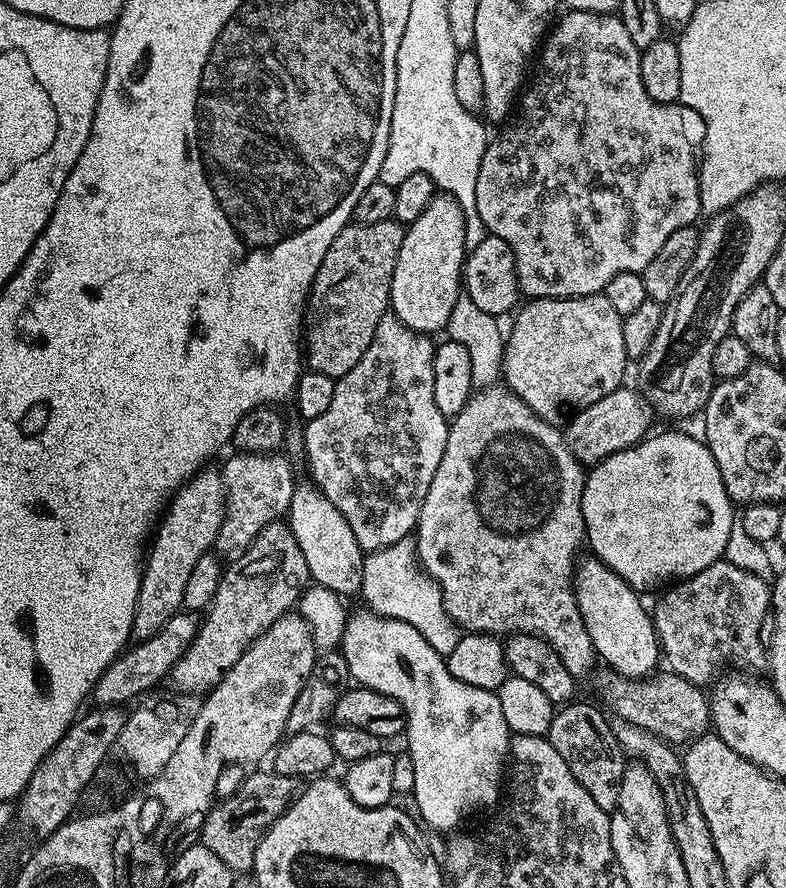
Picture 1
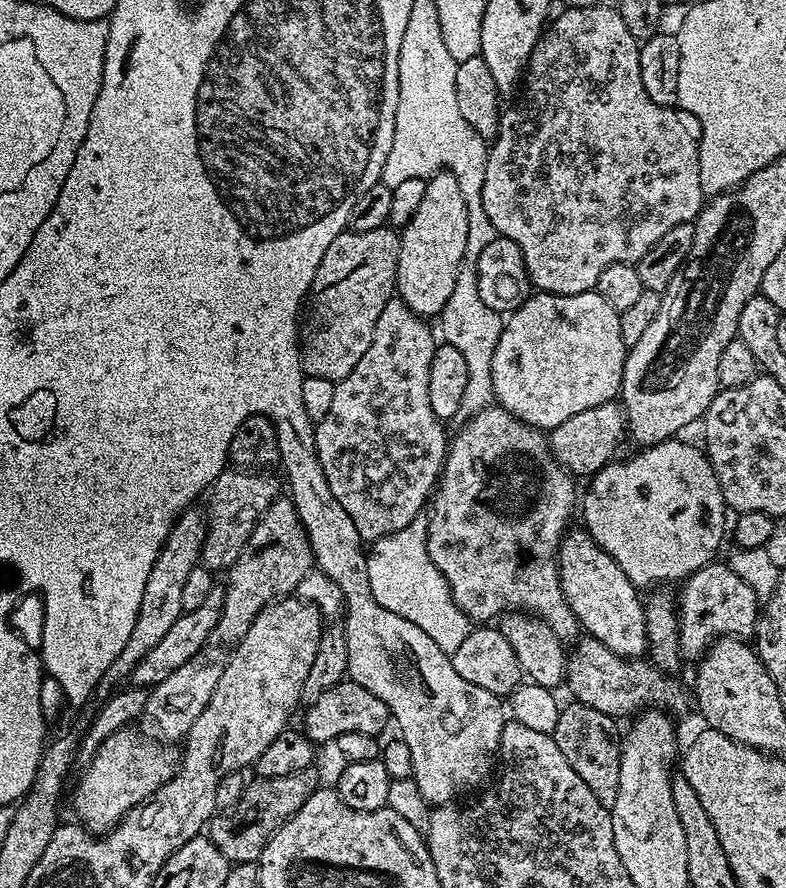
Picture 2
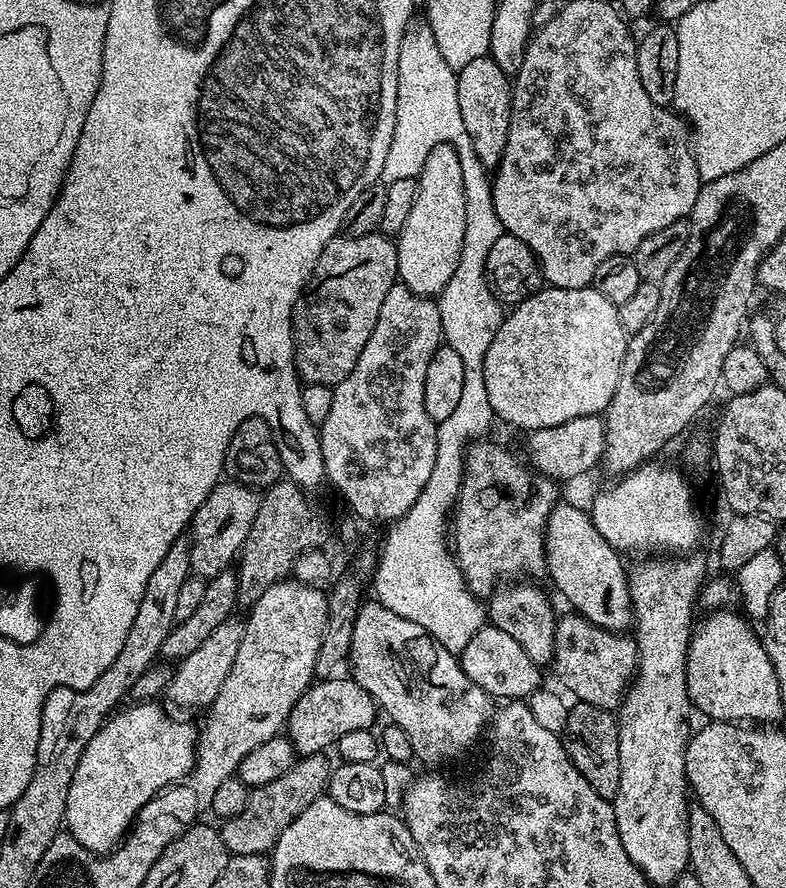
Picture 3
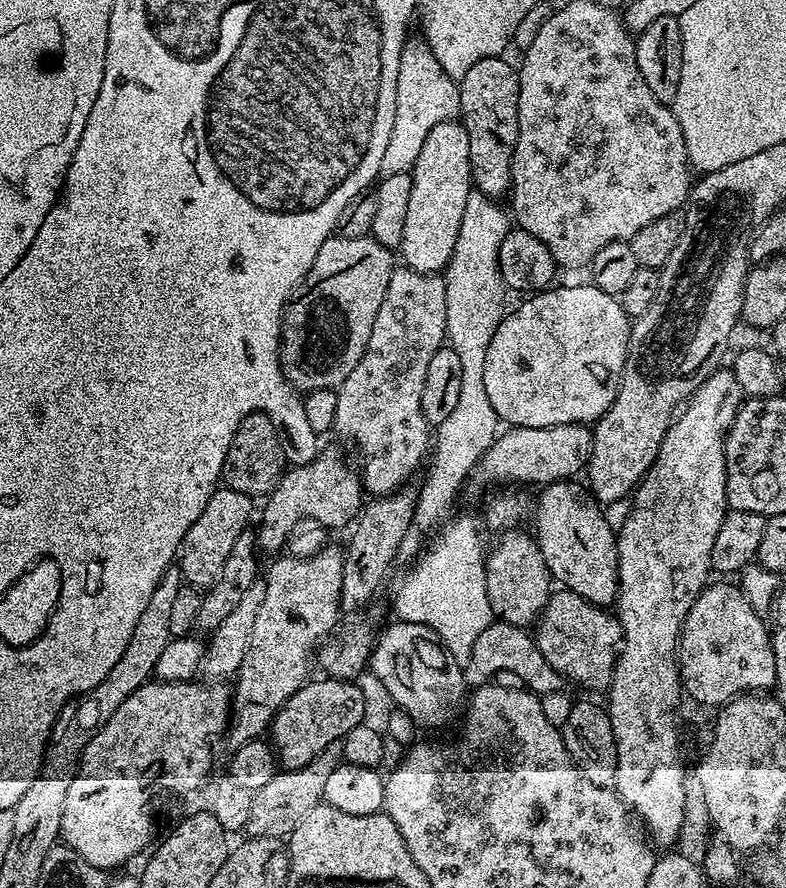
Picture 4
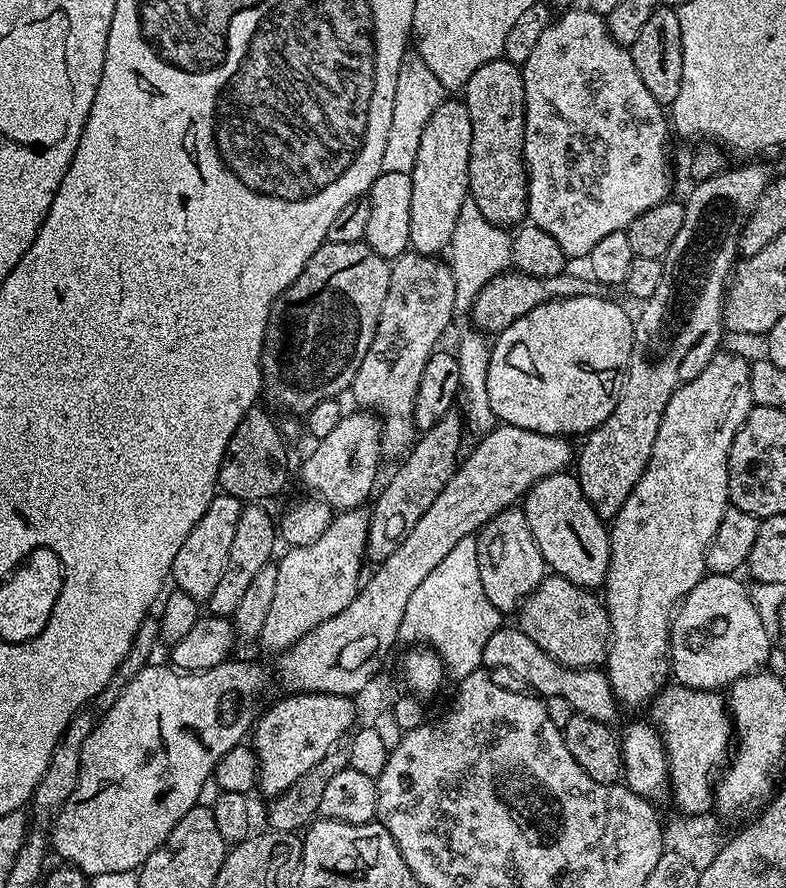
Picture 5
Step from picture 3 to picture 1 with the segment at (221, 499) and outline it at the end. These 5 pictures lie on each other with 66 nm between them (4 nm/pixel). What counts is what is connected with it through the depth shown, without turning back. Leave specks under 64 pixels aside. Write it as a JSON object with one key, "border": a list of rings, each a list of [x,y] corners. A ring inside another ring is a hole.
{"border":[[[241,451],[235,455],[219,469],[220,477],[224,479],[224,517],[214,545],[215,551],[228,562],[242,558],[263,528],[279,521],[288,512],[290,498],[298,483],[287,455]]]}

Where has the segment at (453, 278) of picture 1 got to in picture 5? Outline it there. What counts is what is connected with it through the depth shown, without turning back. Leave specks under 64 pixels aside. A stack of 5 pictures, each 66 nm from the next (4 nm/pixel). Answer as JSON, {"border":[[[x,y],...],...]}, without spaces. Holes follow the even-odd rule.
{"border":[[[445,99],[430,114],[426,130],[422,130],[422,142],[418,142],[418,154],[411,170],[410,194],[411,251],[421,256],[436,256],[447,249],[454,234],[454,226],[460,224],[460,211],[468,194],[468,163],[470,162],[470,134],[472,123],[466,106],[459,99]]]}

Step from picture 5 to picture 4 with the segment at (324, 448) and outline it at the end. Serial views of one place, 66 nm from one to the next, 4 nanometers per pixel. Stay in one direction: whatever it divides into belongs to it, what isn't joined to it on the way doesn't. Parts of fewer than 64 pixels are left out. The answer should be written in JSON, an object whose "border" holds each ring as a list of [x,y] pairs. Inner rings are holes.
{"border":[[[323,447],[311,462],[289,467],[278,486],[265,497],[256,529],[257,545],[263,551],[281,551],[290,536],[306,521],[326,530],[349,527],[358,518],[363,502],[363,483],[355,471],[344,465],[343,456],[336,449]],[[305,518],[308,520],[304,521]]]}

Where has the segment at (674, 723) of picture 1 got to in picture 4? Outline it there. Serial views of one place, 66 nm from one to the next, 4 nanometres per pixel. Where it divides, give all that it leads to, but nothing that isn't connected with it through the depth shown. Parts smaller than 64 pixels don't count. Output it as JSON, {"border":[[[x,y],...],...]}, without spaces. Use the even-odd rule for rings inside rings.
{"border":[[[567,590],[553,591],[540,619],[534,625],[534,639],[538,650],[542,650],[542,658],[546,658],[546,662],[550,662],[550,666],[554,666],[556,673],[565,681],[573,680],[584,688],[604,690],[612,683],[612,671],[616,669],[616,657],[620,654],[623,638],[620,621],[611,611],[590,604],[578,594]]]}

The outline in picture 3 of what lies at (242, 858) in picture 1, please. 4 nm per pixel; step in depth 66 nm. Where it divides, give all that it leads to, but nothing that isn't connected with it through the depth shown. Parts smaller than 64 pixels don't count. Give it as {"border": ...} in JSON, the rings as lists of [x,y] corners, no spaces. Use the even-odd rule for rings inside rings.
{"border":[[[324,754],[300,756],[296,765],[286,770],[282,778],[274,778],[274,782],[249,791],[248,801],[242,814],[223,821],[219,829],[222,842],[228,847],[232,856],[242,854],[264,856],[271,853],[282,830],[286,830],[286,826],[290,826],[290,822],[294,822],[294,818],[298,818],[298,814],[302,814],[302,810],[306,810],[310,802],[325,795],[330,775],[330,763],[328,764],[326,757]]]}

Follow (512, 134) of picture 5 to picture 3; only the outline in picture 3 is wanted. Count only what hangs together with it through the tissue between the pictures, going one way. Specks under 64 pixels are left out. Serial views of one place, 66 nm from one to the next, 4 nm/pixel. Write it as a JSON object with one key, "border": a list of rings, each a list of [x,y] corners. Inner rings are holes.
{"border":[[[491,55],[474,58],[474,62],[458,69],[456,74],[458,86],[458,110],[462,110],[462,126],[466,126],[466,134],[470,134],[470,142],[474,146],[474,154],[488,170],[495,169],[502,158],[502,150],[506,150],[506,134],[510,134],[510,110],[512,109],[512,80],[492,60]]]}

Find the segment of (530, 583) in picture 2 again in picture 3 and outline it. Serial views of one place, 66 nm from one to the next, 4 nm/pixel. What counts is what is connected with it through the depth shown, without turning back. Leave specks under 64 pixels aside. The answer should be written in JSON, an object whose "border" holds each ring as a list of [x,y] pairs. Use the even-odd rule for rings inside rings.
{"border":[[[488,438],[481,439],[471,445],[464,455],[464,481],[450,513],[450,551],[460,565],[468,589],[477,598],[491,596],[497,585],[505,578],[515,577],[512,576],[515,572],[525,572],[528,575],[525,577],[528,578],[545,575],[544,531],[548,515],[558,503],[557,481],[536,471],[523,459],[520,461],[510,449],[503,448],[500,444],[491,444],[490,441]]]}

